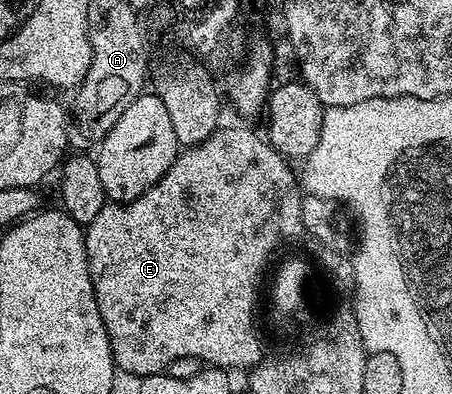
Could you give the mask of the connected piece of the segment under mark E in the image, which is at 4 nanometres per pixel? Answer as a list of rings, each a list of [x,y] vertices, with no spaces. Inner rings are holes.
[[[222,125],[201,143],[182,149],[162,178],[155,184],[151,184],[151,188],[147,188],[143,196],[138,197],[141,202],[135,200],[124,204],[106,204],[99,212],[99,216],[95,216],[95,220],[91,220],[89,225],[84,227],[85,251],[87,256],[93,254],[93,262],[88,262],[89,275],[93,281],[93,294],[95,297],[101,294],[97,307],[99,312],[105,310],[103,324],[109,322],[107,336],[113,349],[113,365],[118,371],[126,370],[129,374],[137,374],[136,376],[159,374],[161,371],[157,366],[161,367],[161,354],[165,354],[165,350],[169,350],[169,354],[179,354],[181,357],[185,357],[185,350],[189,350],[189,356],[197,357],[202,364],[226,372],[233,370],[245,372],[256,366],[254,359],[257,358],[262,339],[258,337],[258,327],[255,325],[259,292],[253,288],[253,278],[261,282],[269,253],[284,238],[293,238],[303,230],[298,219],[299,206],[303,197],[298,175],[284,156],[274,146],[270,146],[260,133],[258,134],[245,126]],[[209,230],[217,230],[217,234],[225,234],[225,238],[229,238],[229,250],[213,250],[213,246],[209,246]],[[181,270],[197,270],[197,274],[181,274]]]

